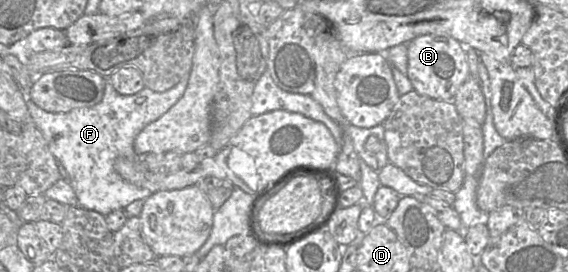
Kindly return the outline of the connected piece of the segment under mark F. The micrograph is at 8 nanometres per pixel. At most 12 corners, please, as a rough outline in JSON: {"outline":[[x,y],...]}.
{"outline":[[118,93],[31,121],[67,171],[79,206],[106,216],[152,194],[115,169],[139,158],[136,136],[177,103]]}

